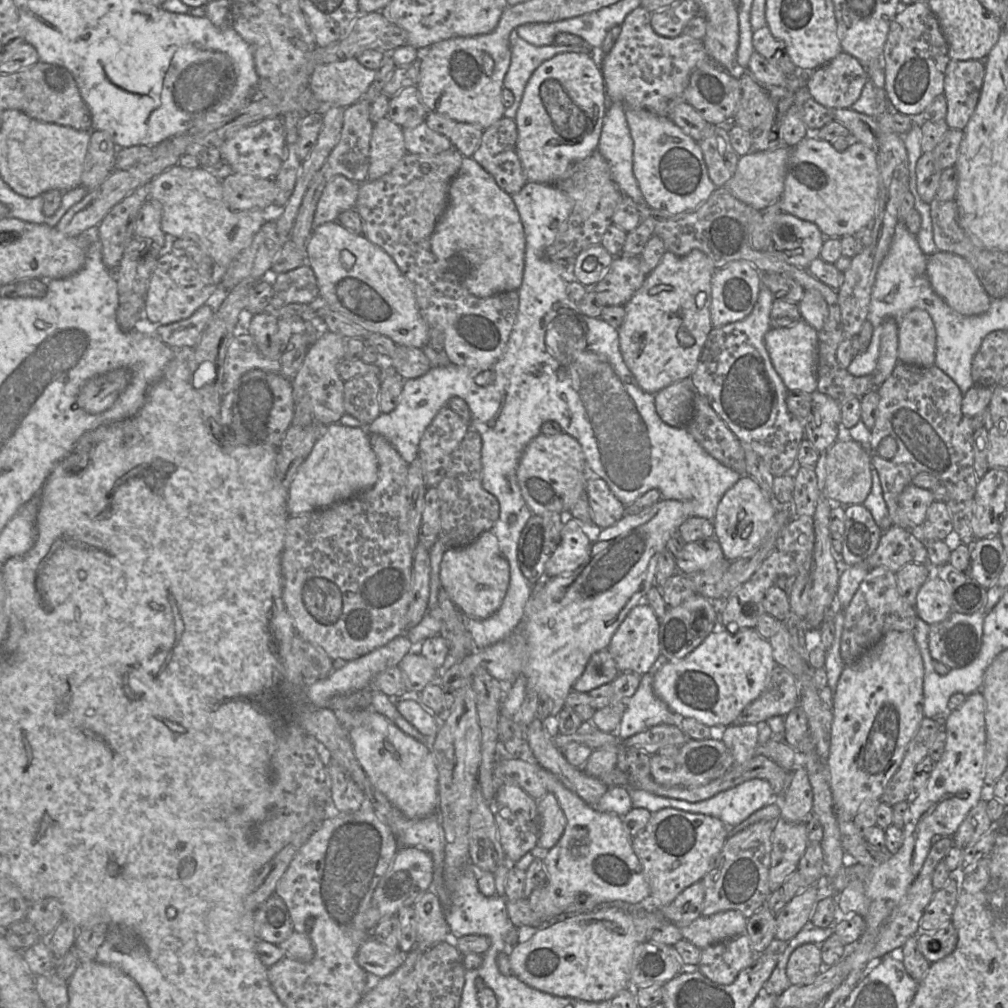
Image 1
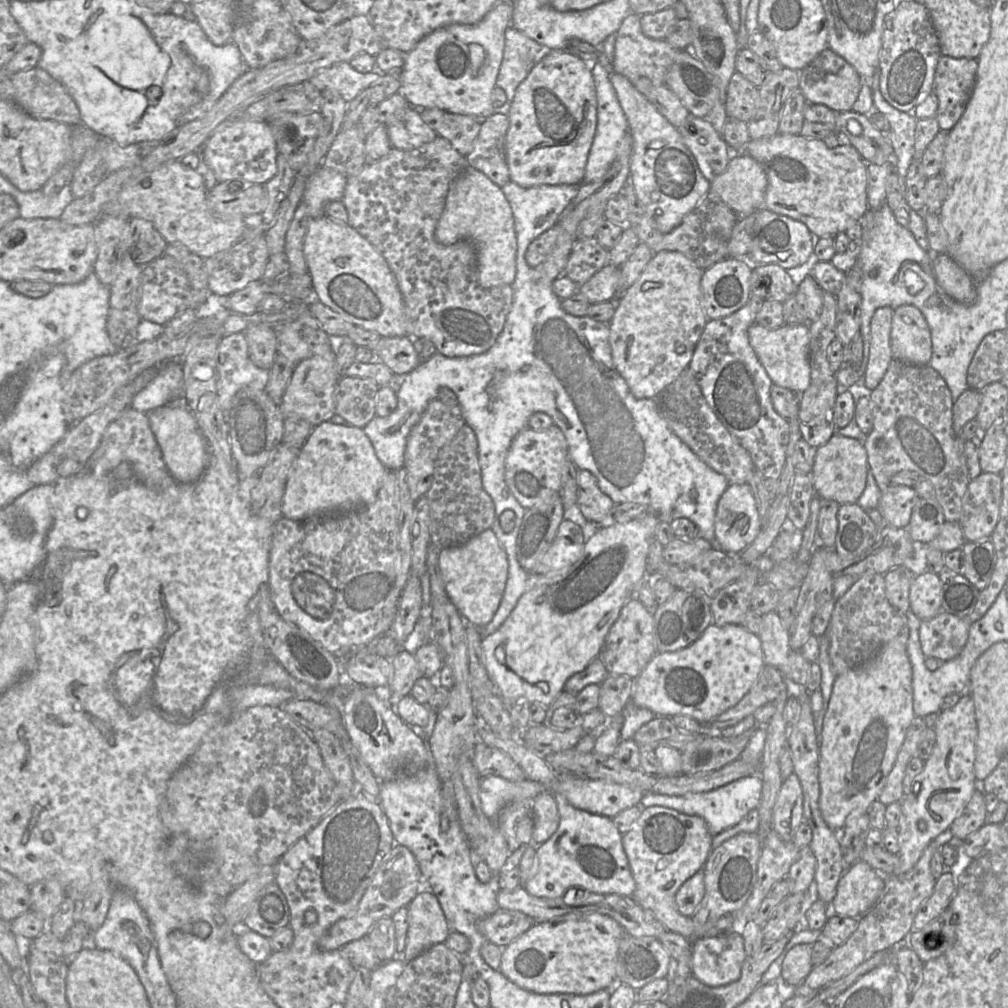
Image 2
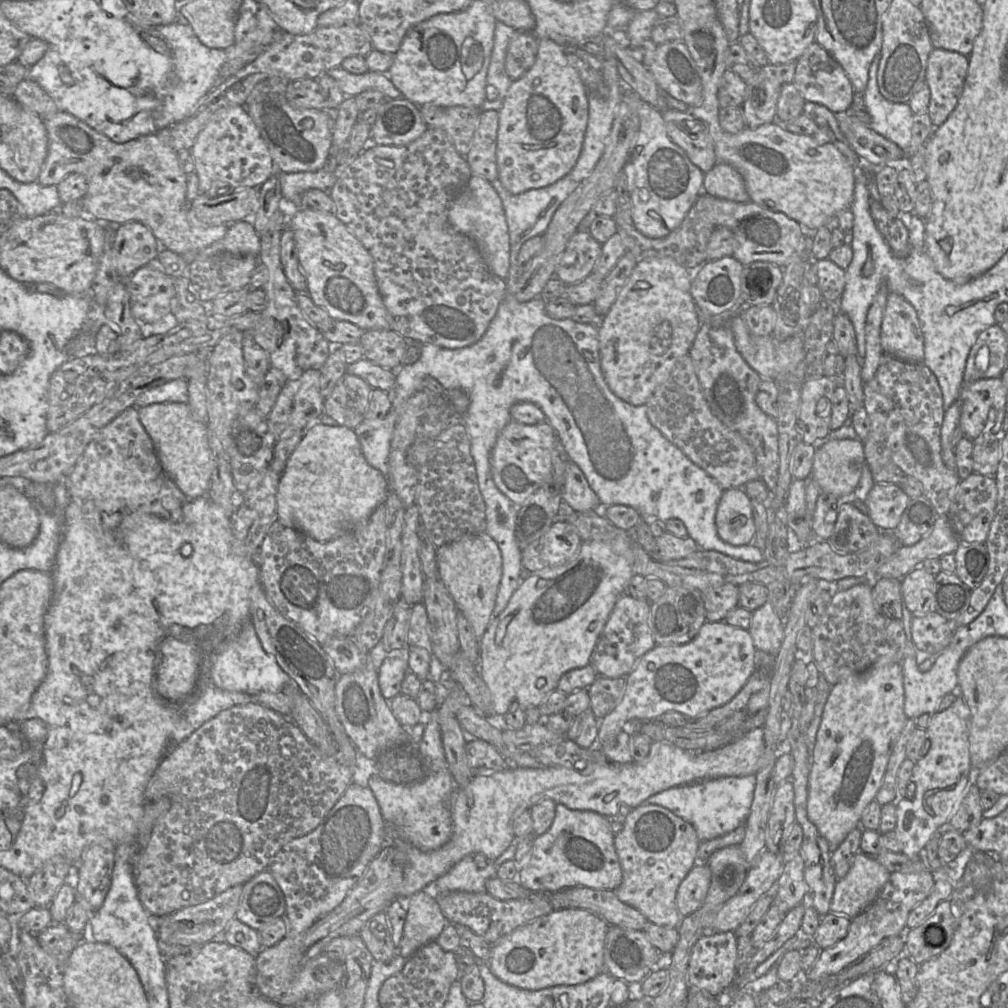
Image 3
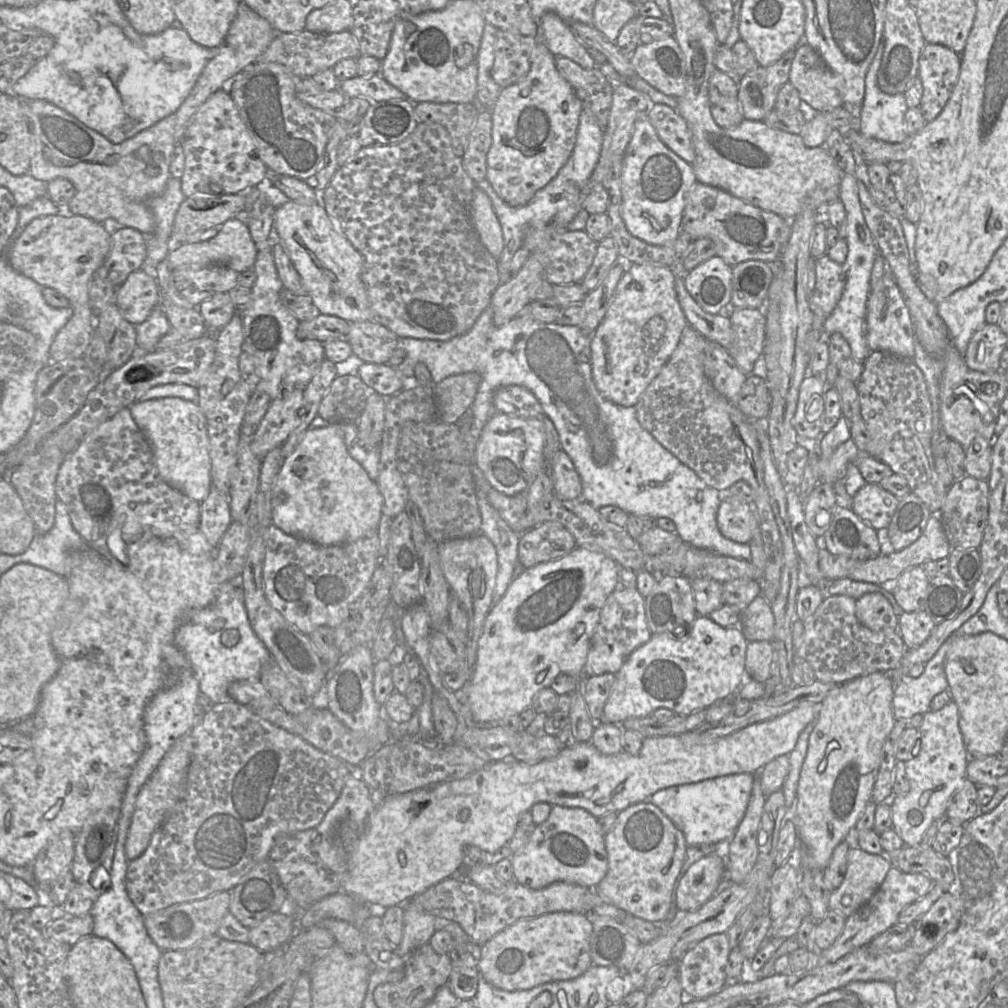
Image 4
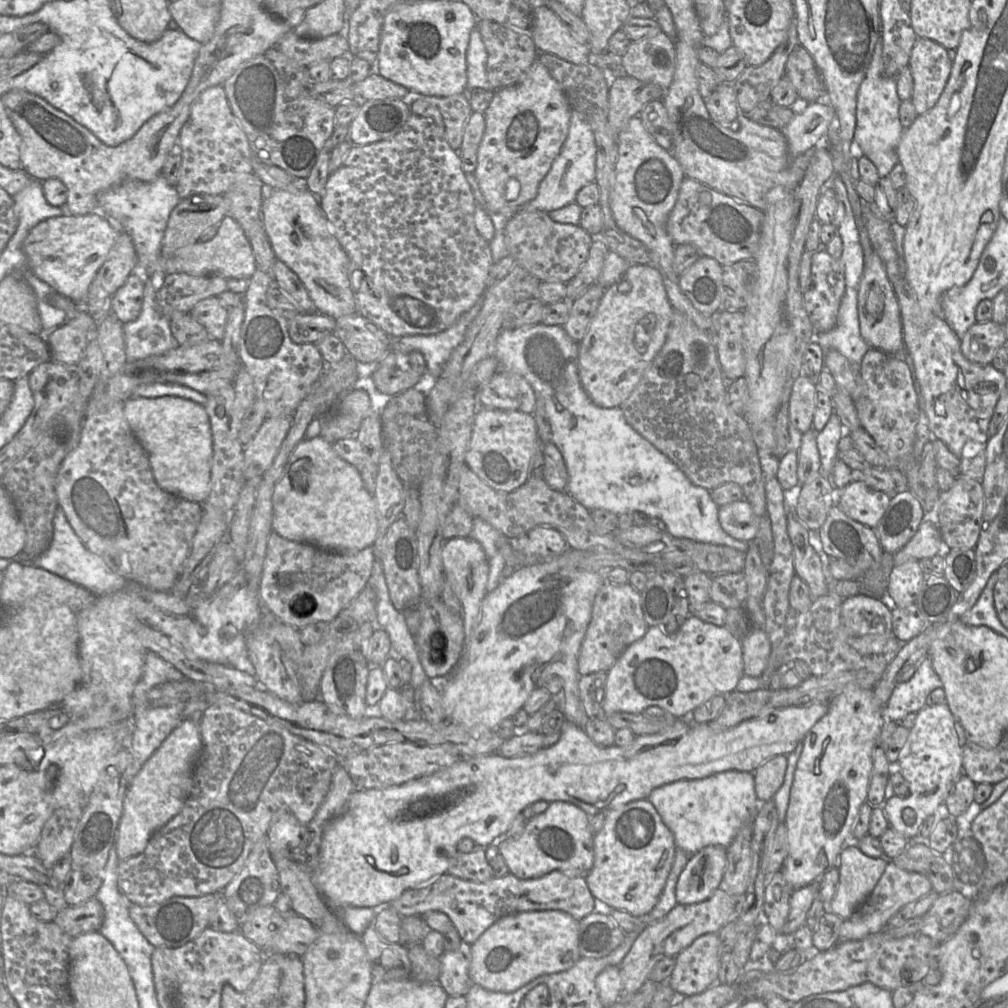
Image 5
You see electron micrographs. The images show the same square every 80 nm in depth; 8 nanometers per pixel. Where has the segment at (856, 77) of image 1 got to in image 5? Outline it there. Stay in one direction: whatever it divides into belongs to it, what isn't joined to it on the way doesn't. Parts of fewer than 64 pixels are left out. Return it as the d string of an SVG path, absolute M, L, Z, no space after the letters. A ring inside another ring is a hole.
M798 45L789 55L785 76L793 84L798 97L808 103L826 98L824 81L812 56L803 46Z

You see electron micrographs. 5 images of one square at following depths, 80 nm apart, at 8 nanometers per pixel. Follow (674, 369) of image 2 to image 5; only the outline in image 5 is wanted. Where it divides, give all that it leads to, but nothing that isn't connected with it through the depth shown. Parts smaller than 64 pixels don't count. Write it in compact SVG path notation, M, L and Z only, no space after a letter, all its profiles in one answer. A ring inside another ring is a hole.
M649 264L630 265L618 281L605 289L585 336L578 342L580 381L593 403L602 408L613 408L620 407L629 398L665 343L673 311L662 275Z

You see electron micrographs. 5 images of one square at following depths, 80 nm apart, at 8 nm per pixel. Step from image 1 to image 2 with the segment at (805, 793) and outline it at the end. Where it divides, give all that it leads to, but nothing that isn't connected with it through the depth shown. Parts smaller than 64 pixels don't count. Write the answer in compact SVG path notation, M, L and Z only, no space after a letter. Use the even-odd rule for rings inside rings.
M793 772L783 780L778 792L772 817L772 829L779 837L790 842L803 819L803 791Z

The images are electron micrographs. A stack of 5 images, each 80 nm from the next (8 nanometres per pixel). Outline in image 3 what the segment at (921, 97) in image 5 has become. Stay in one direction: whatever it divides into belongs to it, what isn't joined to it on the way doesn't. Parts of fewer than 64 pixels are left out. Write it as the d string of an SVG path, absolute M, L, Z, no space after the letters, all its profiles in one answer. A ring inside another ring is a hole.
M933 48L930 52L925 73L925 82L930 90L927 114L935 128L942 125L956 107L963 91L968 64L968 56L957 52L939 48Z

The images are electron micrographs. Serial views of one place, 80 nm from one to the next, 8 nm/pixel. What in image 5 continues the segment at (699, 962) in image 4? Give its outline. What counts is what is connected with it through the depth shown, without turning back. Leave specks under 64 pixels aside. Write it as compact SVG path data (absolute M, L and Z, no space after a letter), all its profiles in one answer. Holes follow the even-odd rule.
M718 934L698 937L675 957L676 965L668 984L685 996L705 991L718 981L721 955Z

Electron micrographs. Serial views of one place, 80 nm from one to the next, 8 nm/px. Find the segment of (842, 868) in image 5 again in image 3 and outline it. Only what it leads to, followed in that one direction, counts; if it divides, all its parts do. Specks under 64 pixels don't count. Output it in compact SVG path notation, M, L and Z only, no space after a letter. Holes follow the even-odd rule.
M857 853L846 876L837 880L830 912L851 919L857 916L877 898L889 876L876 857Z

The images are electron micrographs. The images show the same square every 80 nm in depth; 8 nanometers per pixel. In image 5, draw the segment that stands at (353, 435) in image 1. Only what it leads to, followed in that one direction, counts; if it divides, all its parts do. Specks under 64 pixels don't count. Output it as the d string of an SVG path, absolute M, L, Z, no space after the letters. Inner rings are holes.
M320 435L302 439L292 451L272 495L272 531L283 538L303 542L322 550L353 553L373 546L378 535L377 507L373 493L364 486L357 468L343 460Z

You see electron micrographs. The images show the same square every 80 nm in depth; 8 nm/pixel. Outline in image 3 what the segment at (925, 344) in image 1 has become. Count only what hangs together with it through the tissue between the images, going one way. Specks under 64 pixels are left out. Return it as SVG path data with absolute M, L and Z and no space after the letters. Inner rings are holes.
M897 293L887 295L880 338L884 353L906 362L923 362L924 336L917 311Z

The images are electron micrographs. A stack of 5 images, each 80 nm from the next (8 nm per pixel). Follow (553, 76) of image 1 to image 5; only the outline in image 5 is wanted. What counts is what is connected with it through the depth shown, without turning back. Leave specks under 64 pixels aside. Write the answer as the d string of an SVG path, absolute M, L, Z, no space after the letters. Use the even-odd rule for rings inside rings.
M536 59L527 76L520 83L496 90L485 110L485 131L477 152L477 166L473 172L484 197L484 208L491 213L511 215L532 201L538 186L549 172L567 138L572 111L558 82Z

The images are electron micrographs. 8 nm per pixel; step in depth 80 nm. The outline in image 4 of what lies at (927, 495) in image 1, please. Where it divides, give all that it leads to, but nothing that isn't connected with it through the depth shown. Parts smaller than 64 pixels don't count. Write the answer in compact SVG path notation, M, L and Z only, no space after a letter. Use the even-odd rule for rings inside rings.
M866 483L852 497L852 511L878 532L885 532L899 499L879 484Z

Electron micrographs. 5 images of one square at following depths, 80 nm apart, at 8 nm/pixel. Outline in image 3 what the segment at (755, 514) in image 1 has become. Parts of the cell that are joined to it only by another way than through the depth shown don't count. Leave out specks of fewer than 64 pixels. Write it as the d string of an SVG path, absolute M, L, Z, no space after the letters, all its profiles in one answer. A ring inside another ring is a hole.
M741 488L723 491L715 523L719 537L734 546L752 544L756 527L751 499Z

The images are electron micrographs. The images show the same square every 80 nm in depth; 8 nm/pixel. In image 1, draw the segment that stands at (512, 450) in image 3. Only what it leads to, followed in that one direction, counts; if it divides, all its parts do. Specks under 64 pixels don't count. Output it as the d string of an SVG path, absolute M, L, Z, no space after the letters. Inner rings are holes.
M566 432L555 436L539 434L525 448L517 469L522 496L532 514L570 514L580 495L586 492L589 469L579 442Z

